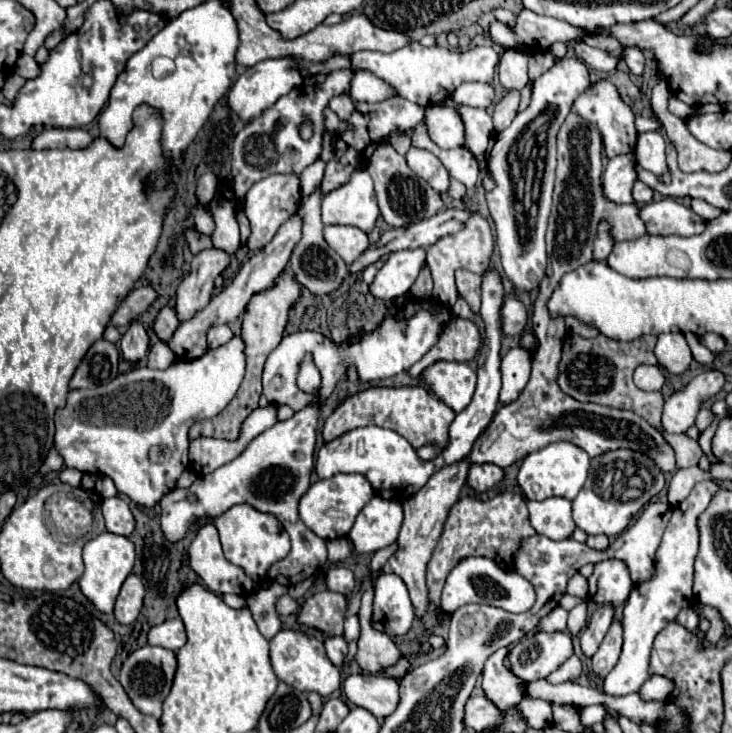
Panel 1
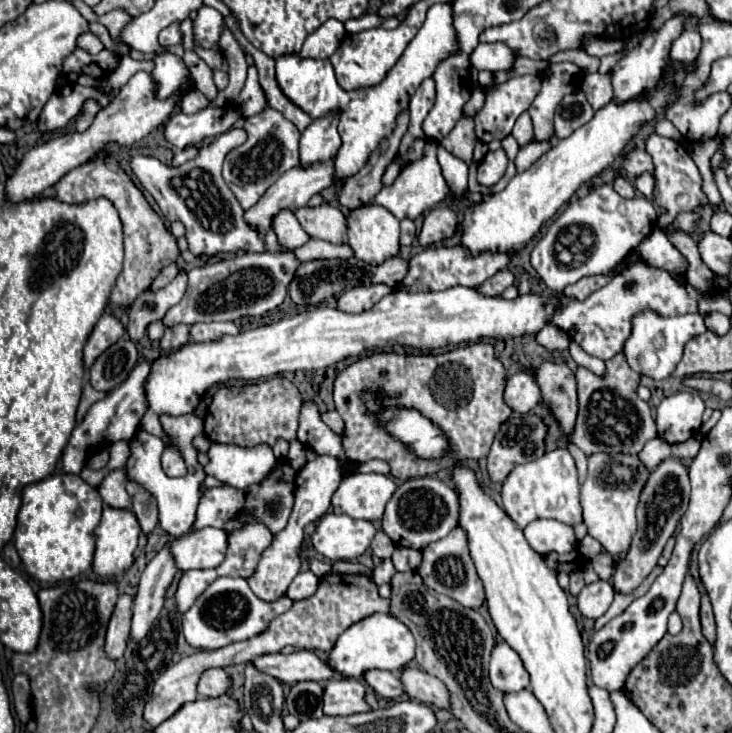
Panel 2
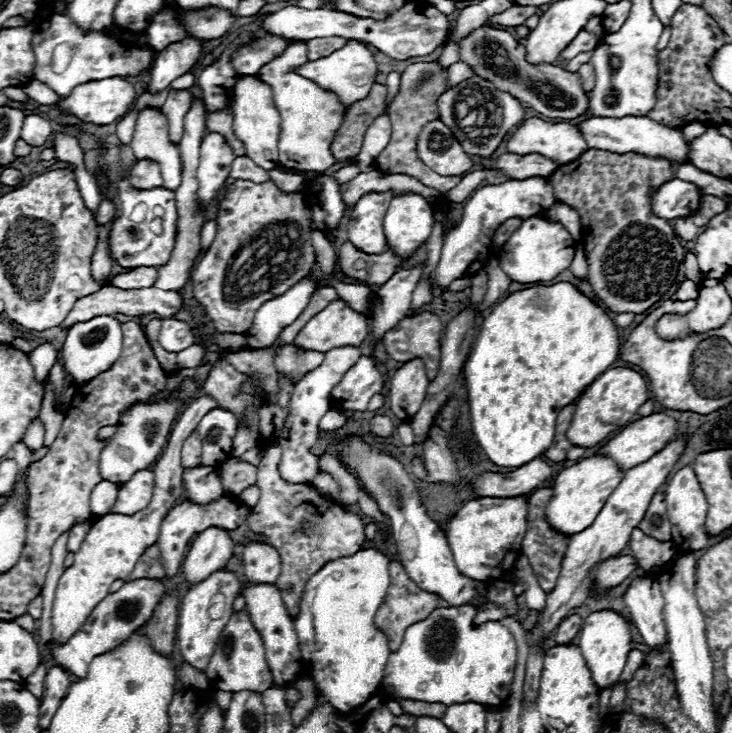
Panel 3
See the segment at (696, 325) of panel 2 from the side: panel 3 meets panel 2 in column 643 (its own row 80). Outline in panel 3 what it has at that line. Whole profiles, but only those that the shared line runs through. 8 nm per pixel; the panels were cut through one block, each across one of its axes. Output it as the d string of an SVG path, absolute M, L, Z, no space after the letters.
M348 40L346 46L342 46L334 54L330 54L326 58L320 58L320 64L302 64L300 70L296 70L296 72L300 76L306 76L306 78L314 80L322 88L336 92L346 108L352 102L360 100L360 98L366 98L370 88L372 88L372 84L376 82L376 62L374 62L374 56L372 56L370 48L364 42L358 42L358 40Z

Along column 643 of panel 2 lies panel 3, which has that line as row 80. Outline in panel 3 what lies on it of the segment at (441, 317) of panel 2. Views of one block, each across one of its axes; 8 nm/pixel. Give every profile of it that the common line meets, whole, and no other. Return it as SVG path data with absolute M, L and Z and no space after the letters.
M294 40L292 44L288 44L288 48L284 50L282 56L276 56L272 62L268 62L260 68L258 78L264 80L272 88L274 104L282 118L280 140L278 140L280 164L294 172L298 172L298 170L324 172L334 164L330 144L332 144L338 128L344 122L344 106L334 92L324 90L316 82L302 78L294 72L286 72L288 68L304 64L304 62L306 62L306 42Z

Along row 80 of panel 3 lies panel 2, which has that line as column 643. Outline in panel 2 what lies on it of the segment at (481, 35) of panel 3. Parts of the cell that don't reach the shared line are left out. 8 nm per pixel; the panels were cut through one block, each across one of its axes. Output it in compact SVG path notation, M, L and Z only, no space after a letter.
M668 458L664 460L650 476L650 480L646 482L638 508L636 508L636 518L638 518L638 530L632 538L630 550L626 554L626 558L622 558L616 564L614 576L612 576L612 586L616 592L622 594L630 594L634 592L642 580L652 572L652 568L658 564L658 558L664 550L664 544L668 542L668 538L674 534L684 510L688 508L688 498L690 498L690 482L688 482L688 470L682 466L680 460L676 458Z

